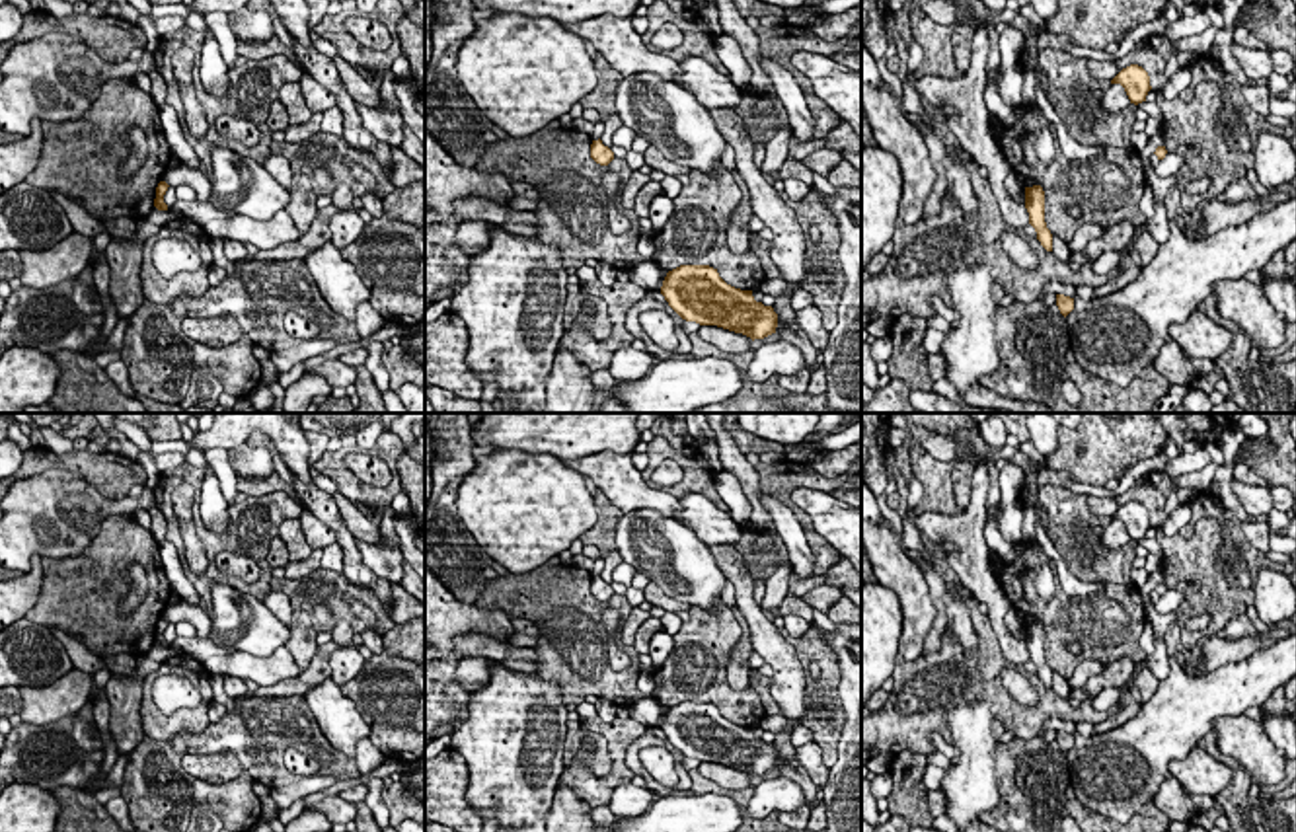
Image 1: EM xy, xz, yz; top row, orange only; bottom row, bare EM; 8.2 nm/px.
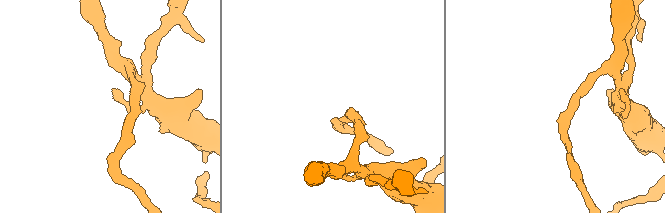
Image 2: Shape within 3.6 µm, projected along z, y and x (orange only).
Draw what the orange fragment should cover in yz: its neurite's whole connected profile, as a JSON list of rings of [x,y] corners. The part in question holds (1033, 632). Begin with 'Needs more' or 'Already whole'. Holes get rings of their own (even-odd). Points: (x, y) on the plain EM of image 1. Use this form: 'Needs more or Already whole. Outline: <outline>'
Already whole. Outline: [[[1041,622],[1025,624],[1025,645],[1029,649],[1029,661],[1037,668],[1037,676],[1047,688],[1052,688],[1052,670],[1045,659],[1045,627]]]

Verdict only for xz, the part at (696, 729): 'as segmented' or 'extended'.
as segmented

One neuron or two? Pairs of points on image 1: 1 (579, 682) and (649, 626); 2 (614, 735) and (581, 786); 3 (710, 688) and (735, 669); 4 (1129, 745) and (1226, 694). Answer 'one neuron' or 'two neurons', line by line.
1: two neurons
2: one neuron
3: two neurons
4: one neuron

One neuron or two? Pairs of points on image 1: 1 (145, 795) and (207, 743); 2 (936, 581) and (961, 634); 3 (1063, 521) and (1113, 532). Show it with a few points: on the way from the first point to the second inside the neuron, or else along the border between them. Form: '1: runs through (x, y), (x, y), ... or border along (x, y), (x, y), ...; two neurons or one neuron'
1: runs through (160, 778), (160, 768), (188, 743); one neuron
2: border along (946, 591), (942, 597), (944, 630); two neurons
3: border along (1102, 534), (1107, 548), (1121, 548), (1131, 540); two neurons

